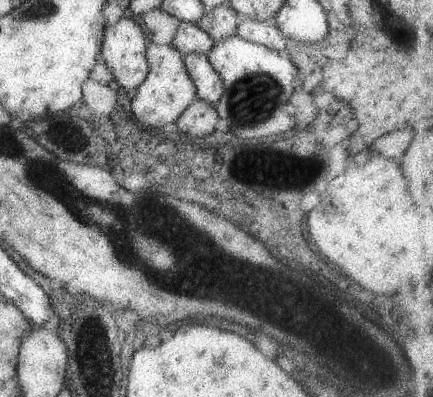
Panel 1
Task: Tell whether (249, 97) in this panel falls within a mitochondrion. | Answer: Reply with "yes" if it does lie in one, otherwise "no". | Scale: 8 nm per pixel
yes

